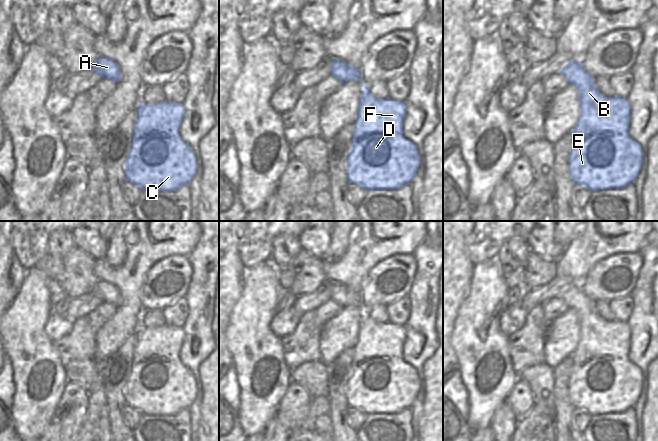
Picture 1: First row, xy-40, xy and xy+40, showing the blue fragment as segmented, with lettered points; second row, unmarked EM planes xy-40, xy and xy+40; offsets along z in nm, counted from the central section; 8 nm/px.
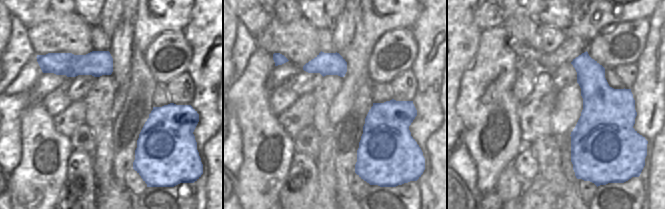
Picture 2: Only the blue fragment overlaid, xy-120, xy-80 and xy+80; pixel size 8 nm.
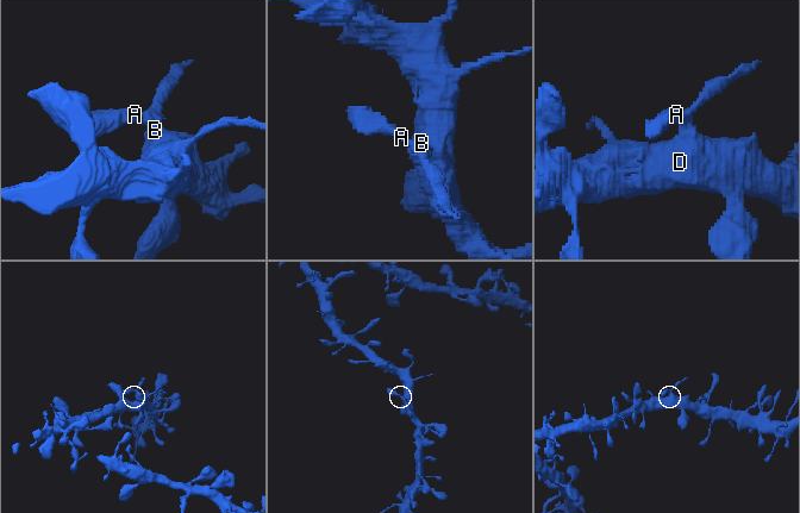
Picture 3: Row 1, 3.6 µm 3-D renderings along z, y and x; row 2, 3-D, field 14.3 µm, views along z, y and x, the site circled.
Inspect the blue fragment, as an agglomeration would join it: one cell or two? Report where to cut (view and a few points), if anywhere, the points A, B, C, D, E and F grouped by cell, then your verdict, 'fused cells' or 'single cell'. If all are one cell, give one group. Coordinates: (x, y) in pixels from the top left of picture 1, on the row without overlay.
cut none; groups A B C D E F; single cell

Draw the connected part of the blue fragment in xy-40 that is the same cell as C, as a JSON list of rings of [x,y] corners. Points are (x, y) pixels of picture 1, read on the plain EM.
[[[139,327],[131,374],[125,386],[125,402],[128,406],[143,415],[176,415],[190,408],[197,396],[197,386],[193,374],[179,358],[184,340],[181,327]]]

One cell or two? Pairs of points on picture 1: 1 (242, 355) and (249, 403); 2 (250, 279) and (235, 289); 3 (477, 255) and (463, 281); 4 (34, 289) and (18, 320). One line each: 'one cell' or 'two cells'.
1: one cell
2: two cells
3: two cells
4: one cell

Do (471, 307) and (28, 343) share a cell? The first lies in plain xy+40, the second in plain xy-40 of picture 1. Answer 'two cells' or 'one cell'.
one cell

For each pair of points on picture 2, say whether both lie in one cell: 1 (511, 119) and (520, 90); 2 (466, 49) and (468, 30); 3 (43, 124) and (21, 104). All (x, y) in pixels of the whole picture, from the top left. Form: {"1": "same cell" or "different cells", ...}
{"1": "different cells", "2": "same cell", "3": "different cells"}

